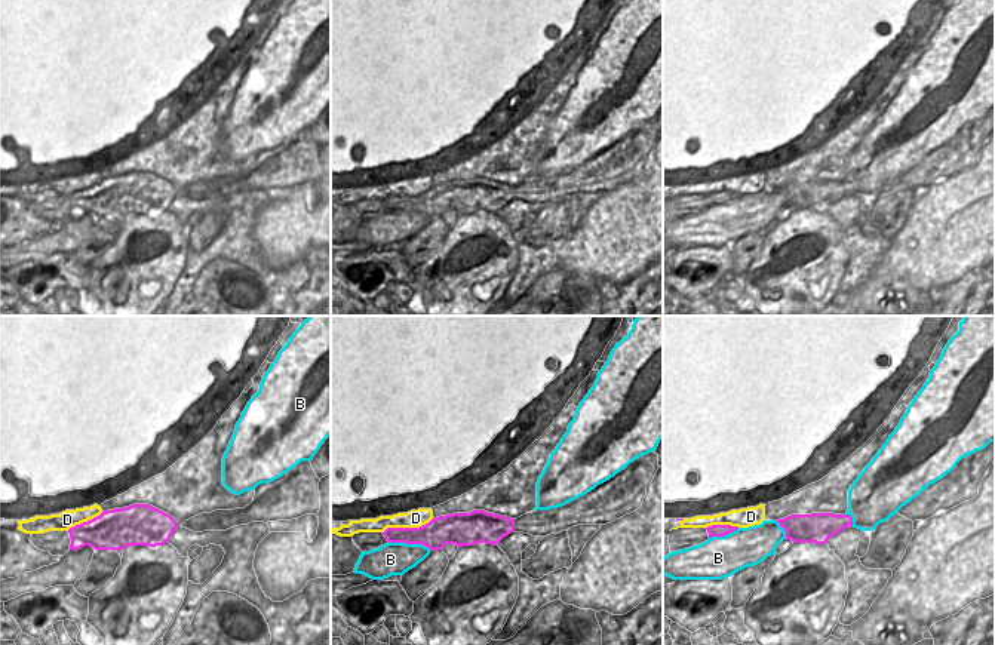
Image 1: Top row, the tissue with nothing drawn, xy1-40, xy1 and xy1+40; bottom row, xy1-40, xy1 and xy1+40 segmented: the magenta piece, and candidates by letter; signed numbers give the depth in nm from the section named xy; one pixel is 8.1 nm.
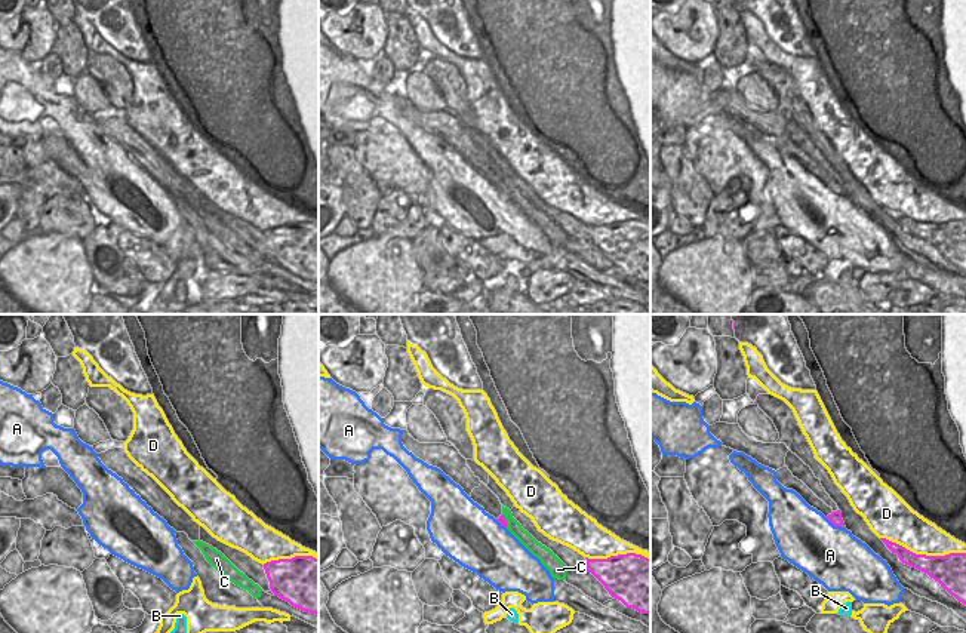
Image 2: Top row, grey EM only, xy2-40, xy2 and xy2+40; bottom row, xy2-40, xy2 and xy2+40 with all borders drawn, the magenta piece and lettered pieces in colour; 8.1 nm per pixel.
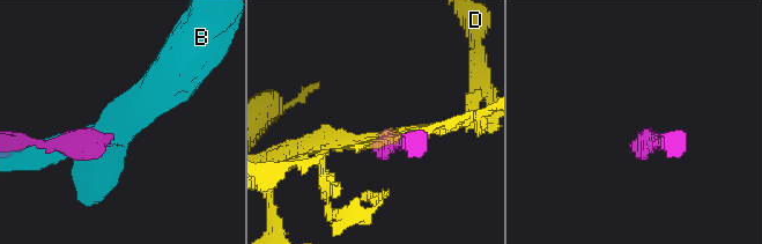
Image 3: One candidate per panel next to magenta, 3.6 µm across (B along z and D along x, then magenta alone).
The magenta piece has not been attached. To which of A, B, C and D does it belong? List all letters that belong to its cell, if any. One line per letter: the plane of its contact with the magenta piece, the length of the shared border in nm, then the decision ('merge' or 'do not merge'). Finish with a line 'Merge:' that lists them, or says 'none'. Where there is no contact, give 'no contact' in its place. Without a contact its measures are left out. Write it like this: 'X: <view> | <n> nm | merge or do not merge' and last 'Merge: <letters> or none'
A: xy2+40 | 170 nm | do not merge
B: xy1 | 360 nm | do not merge
C: xy2 | 130 nm | do not merge
D: xy2+40 | 700 nm | do not merge
Merge: none

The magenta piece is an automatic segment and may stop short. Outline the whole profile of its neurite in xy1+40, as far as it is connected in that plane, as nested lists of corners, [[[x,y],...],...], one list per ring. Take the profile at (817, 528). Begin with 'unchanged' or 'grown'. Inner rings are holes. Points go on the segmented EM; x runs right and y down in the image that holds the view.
unchanged; [[[833,513],[792,515],[777,522],[786,531],[786,540],[793,543],[826,544],[830,537],[853,528],[850,515]]]

